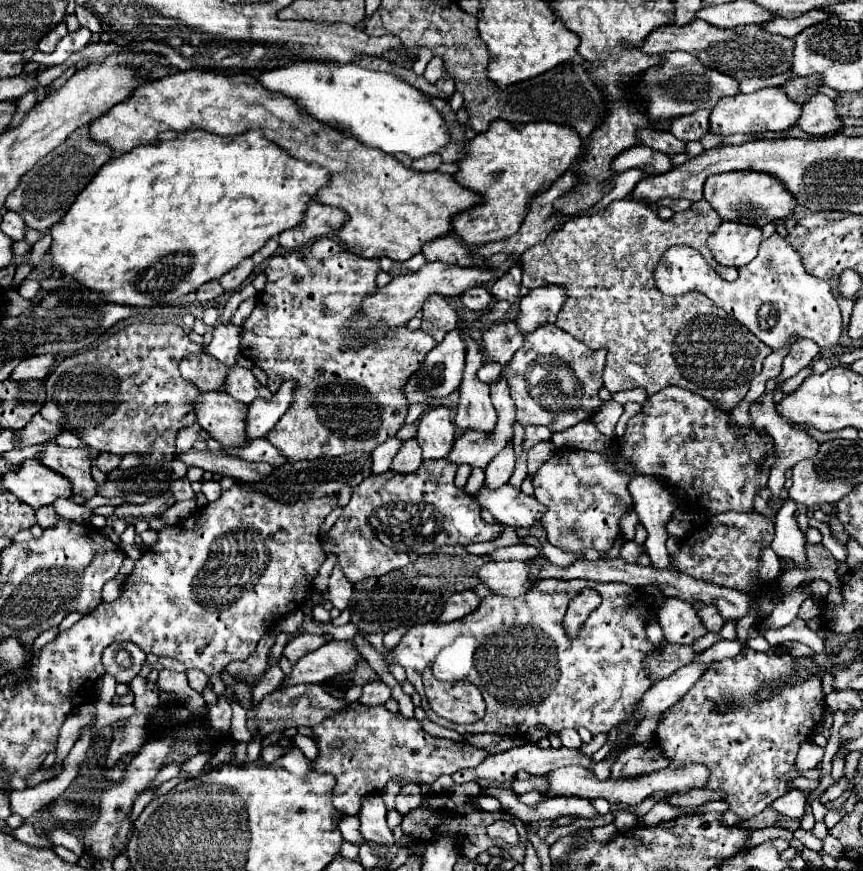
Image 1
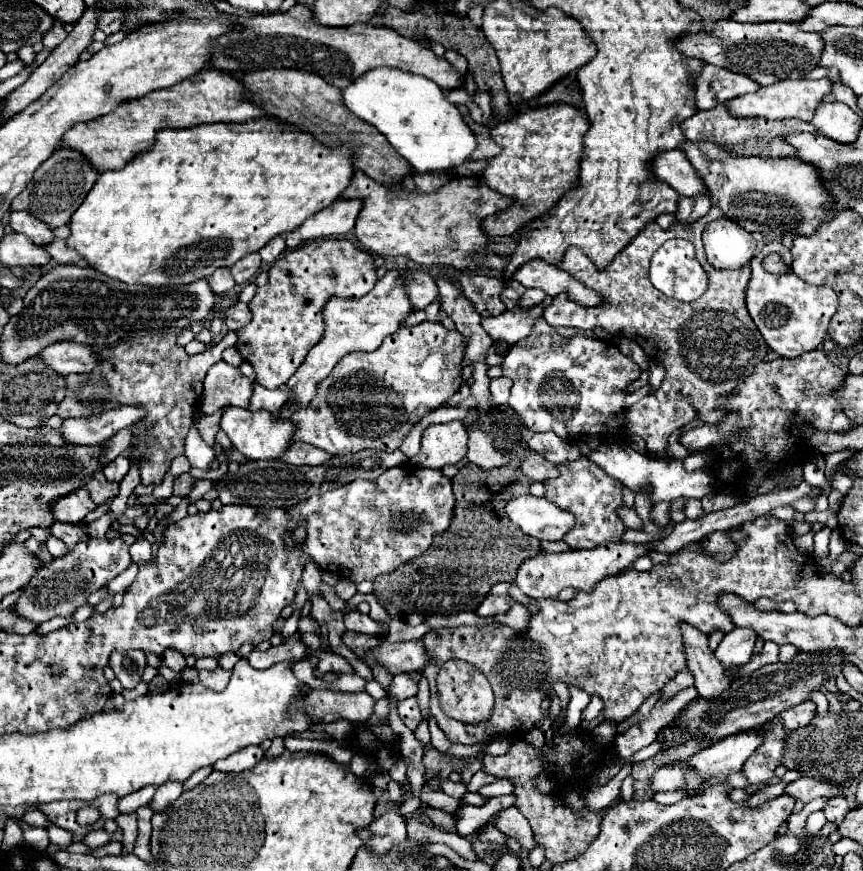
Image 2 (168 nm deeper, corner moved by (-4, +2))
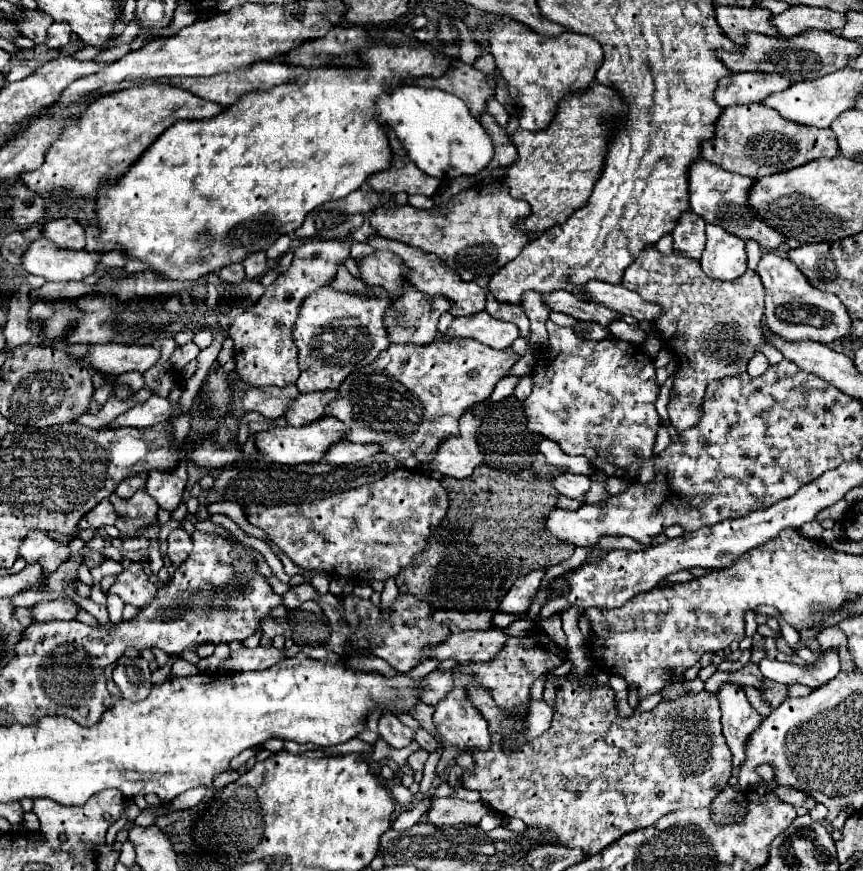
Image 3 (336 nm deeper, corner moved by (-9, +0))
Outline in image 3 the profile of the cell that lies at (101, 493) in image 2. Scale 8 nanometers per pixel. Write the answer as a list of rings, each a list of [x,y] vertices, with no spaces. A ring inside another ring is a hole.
[[[138,490],[132,498],[110,494],[110,502],[114,504],[114,510],[118,514],[114,526],[122,532],[122,536],[134,536],[138,528],[146,528],[156,520],[158,504],[144,490]]]

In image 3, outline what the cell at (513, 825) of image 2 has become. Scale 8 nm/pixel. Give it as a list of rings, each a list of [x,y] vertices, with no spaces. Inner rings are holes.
[[[432,796],[432,806],[428,810],[428,820],[435,826],[454,826],[458,822],[478,824],[482,816],[492,812],[484,802],[464,802],[457,797],[439,798]]]

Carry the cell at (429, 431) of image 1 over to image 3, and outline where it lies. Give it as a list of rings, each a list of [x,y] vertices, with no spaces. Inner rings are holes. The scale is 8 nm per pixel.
[[[464,414],[460,418],[460,434],[448,436],[438,444],[432,462],[424,466],[444,476],[452,478],[468,478],[476,466],[482,464],[482,452],[476,444],[476,432],[480,428],[480,420],[472,414]]]

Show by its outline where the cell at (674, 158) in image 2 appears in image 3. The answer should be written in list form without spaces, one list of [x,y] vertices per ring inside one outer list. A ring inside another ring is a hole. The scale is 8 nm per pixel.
[[[698,158],[690,164],[690,172],[688,172],[688,192],[690,192],[690,206],[694,208],[692,212],[696,212],[698,216],[702,216],[706,222],[710,224],[718,224],[724,230],[736,234],[742,240],[756,240],[762,248],[774,250],[778,244],[784,242],[782,234],[774,232],[772,228],[766,228],[766,224],[762,224],[762,220],[758,220],[754,216],[754,212],[750,212],[746,208],[746,192],[750,190],[750,184],[754,180],[736,172],[728,172],[724,168],[718,168],[716,164],[706,162],[704,158]]]

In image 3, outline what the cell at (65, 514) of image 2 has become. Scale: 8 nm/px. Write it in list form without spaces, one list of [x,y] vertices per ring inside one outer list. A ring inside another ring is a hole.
[[[102,500],[88,514],[80,518],[78,528],[102,528],[106,524],[114,524],[114,520],[116,520],[116,512],[110,500]]]

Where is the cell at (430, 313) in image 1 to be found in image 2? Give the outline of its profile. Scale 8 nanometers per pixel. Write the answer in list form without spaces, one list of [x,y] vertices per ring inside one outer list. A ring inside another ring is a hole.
[[[403,268],[399,272],[405,278],[405,290],[409,292],[409,300],[415,310],[423,310],[437,300],[437,284],[427,272],[417,268]]]

